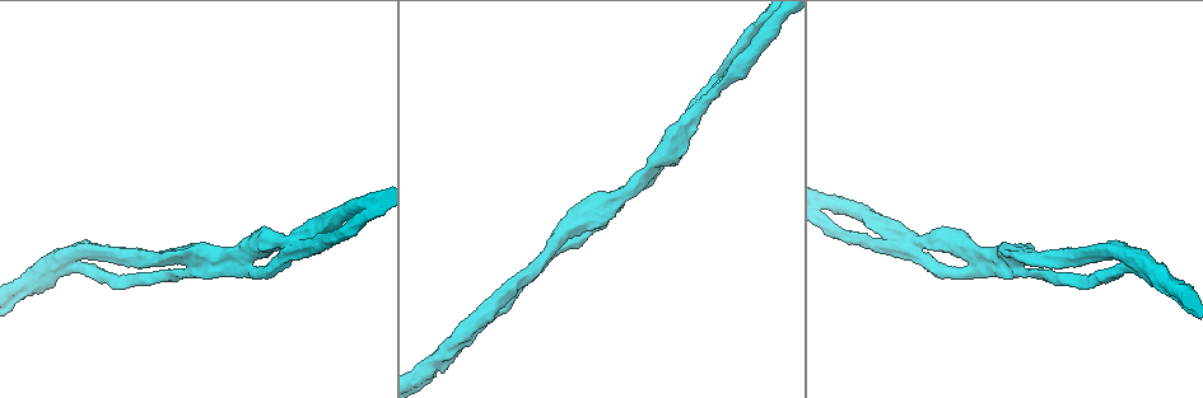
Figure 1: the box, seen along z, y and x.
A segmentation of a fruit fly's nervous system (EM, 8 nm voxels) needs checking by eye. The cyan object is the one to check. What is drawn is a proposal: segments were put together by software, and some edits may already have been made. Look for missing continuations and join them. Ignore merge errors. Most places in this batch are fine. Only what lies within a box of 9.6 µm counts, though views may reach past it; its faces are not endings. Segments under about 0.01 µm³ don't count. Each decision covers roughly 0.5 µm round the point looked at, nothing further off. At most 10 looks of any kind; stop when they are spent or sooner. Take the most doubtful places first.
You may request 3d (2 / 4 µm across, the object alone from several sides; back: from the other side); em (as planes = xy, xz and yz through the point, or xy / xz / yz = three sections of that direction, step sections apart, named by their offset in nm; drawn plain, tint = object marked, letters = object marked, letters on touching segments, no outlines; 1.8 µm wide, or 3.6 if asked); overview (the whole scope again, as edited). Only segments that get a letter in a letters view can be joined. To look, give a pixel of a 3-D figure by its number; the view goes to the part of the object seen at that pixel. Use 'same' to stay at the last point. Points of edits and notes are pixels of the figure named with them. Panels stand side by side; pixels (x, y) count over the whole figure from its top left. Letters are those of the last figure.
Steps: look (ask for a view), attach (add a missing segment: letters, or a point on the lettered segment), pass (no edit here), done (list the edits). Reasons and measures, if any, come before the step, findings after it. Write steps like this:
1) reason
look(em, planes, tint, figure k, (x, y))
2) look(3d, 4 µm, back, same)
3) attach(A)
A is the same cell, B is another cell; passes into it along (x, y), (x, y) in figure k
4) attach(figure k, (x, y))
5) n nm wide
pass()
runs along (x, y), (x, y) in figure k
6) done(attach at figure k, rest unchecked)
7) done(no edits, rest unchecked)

sharp bend
look(em, xz, step 8, tint, figure 1, (751, 26))

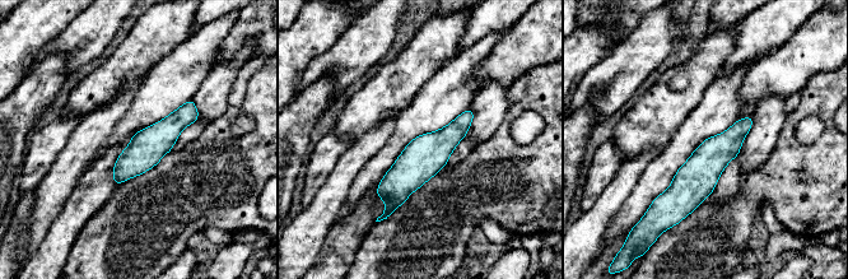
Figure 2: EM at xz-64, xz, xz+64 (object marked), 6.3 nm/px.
cut it another way
look(em, planes, letters, same)

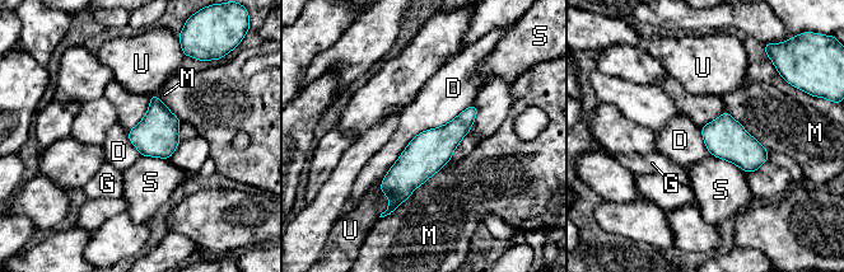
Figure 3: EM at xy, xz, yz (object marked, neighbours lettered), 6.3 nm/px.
pass()
D, G, M, S and U are other cells; no lettered segment goes on from it

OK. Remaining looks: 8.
four-way junction
look(3d, 2 µm, figure 1, (287, 243))

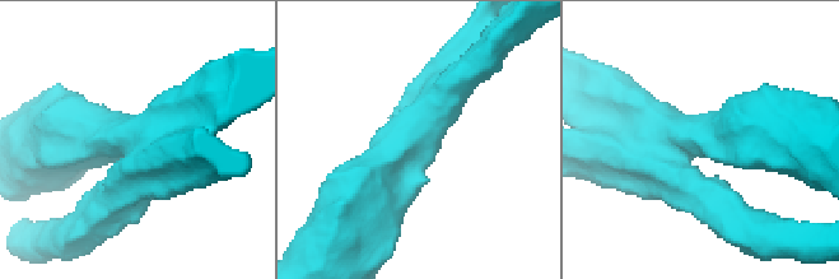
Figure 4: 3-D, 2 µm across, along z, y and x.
now the EM
look(em, planes, letters, figure 4, (685, 136))

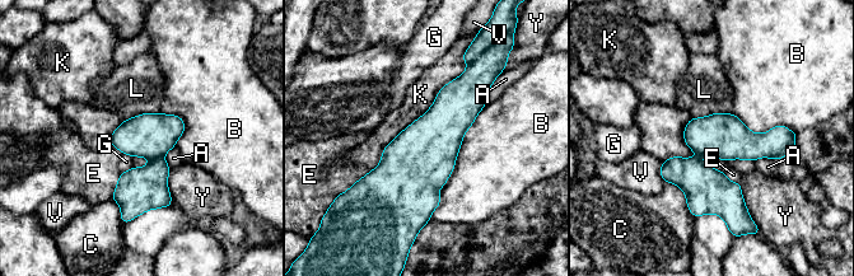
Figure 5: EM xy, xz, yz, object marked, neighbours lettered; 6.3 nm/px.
280 nm wide
pass()
A, B, C, E, G, K, L, V and Y are other cells; runs along (788, 132), (663, 173) in figure 5; none of them fits

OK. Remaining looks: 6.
three-way junction
look(em, xy, step 4, tint, figure 1, (75, 255))

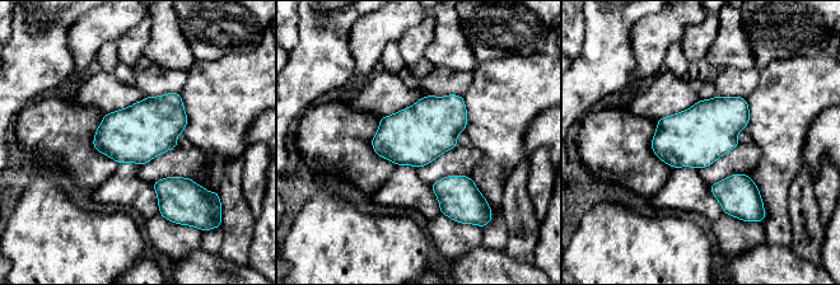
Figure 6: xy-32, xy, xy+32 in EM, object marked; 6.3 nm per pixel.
cut it another way
look(em, planes, letters, same)

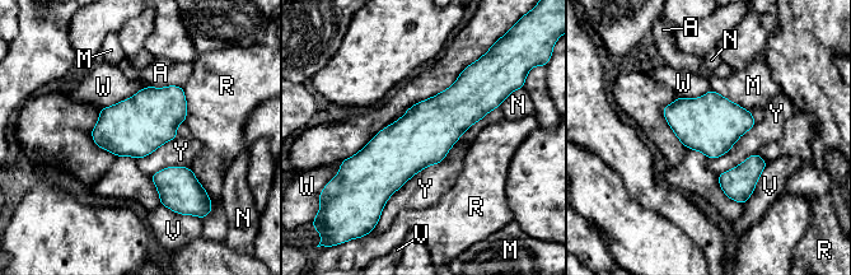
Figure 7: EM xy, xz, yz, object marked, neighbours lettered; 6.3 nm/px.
Y touches over 550 nm
pass()
A, M, N, R, V, W and Y are other cells; runs along (494, 105), (352, 161) in figure 7; no lettered segment goes on from it

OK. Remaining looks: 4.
a fork
look(3d, 2 µm, figure 1, (634, 184))

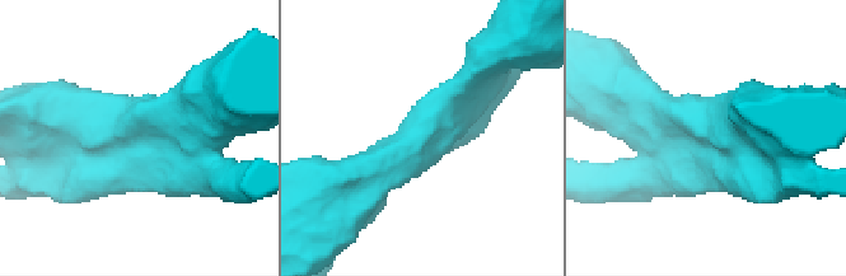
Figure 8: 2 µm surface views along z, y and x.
look(em, planes, letters, figure 8, (424, 132))

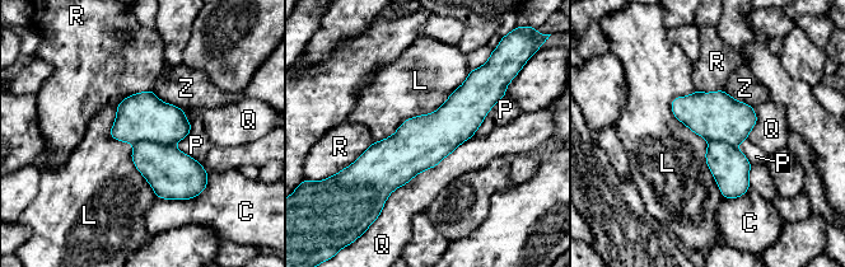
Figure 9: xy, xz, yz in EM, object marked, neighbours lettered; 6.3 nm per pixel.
Q touches over 750 nm
pass()
C, L, P, Q, R and Z are other cells; runs along (493, 93), (396, 160), (363, 172) in figure 9; none of them fits

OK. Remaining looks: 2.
done(no edits, rest unchecked)

